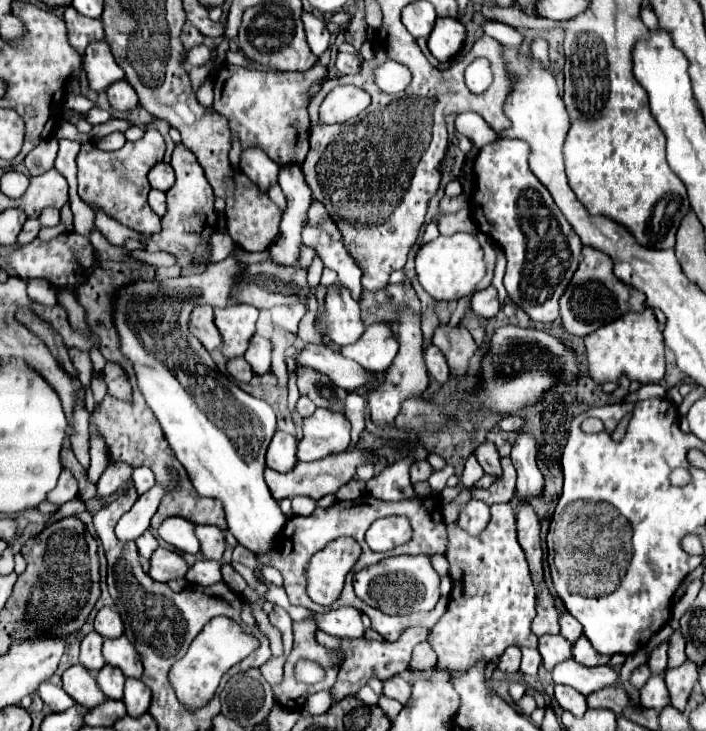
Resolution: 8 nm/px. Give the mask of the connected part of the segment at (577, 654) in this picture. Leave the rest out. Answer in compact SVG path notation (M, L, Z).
M581 636L575 644L573 644L573 658L583 664L583 666L599 666L599 664L609 664L611 656L603 656L603 654L597 654L597 650L593 650L591 642Z

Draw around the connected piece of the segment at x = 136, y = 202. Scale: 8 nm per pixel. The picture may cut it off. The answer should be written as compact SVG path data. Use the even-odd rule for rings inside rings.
M147 130L145 136L137 142L125 142L119 150L101 150L93 142L81 144L77 154L77 178L79 178L79 196L85 202L101 206L111 218L133 228L135 232L153 235L161 230L161 218L153 214L147 204L147 194L151 190L147 172L163 160L165 140L157 130Z

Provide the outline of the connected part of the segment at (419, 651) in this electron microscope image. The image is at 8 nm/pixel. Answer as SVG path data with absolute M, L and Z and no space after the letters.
M421 642L415 646L413 650L413 658L411 658L411 664L409 664L409 670L411 672L421 672L421 670L431 670L433 664L435 664L435 654L433 654L433 648L429 646L429 642Z

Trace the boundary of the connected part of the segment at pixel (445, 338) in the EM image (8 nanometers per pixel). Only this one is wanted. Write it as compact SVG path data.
M439 324L433 334L433 344L443 350L453 374L463 374L469 364L469 358L477 350L477 344L473 342L469 330L461 324Z

